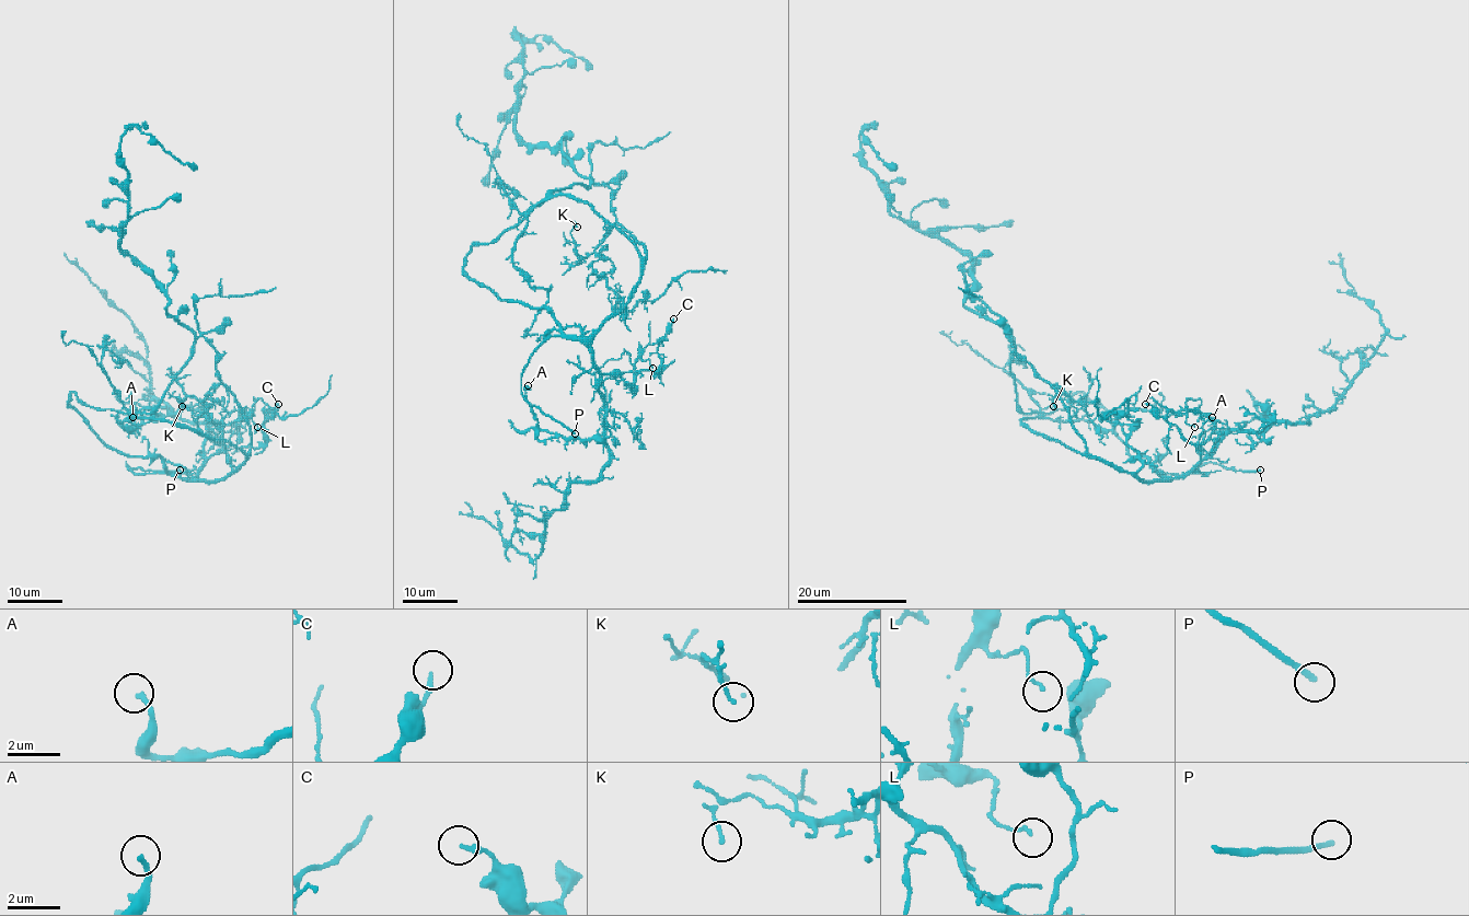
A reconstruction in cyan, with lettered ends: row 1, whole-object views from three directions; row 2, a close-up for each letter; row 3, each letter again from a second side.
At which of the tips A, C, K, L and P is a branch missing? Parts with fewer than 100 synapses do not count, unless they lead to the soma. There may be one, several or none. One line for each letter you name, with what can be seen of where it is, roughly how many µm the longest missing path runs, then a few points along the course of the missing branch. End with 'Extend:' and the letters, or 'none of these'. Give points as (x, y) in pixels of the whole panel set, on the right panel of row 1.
P: (1260, 470) | 60 µm | (1260, 470), (1269, 464), (1269, 456), (1270, 464), (1264, 461), (1293, 440), (1326, 427), (1361, 404), (1379, 406)
Extend: P

